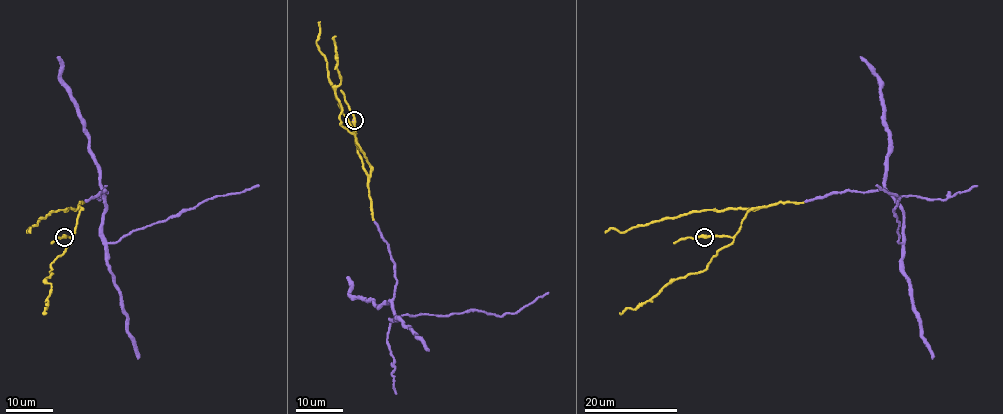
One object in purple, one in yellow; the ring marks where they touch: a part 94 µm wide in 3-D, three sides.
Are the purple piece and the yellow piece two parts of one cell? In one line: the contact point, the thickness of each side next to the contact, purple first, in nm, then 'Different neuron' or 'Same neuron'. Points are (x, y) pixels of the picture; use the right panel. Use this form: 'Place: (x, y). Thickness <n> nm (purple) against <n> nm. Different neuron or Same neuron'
Place: (704, 237). Thickness 70 nm (purple) against 420 nm. Same neuron

